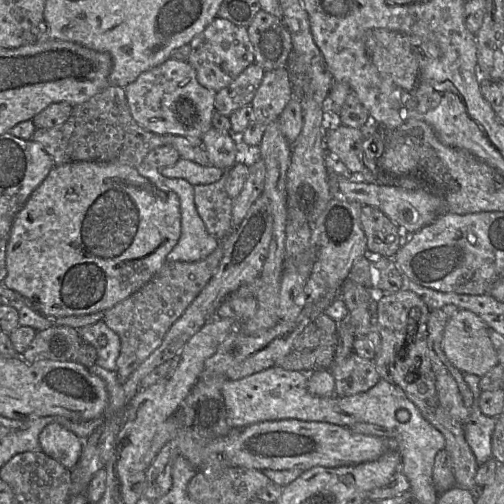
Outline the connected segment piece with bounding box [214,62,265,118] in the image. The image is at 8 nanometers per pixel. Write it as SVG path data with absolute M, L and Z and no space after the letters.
M256 62L250 64L228 86L215 93L215 110L229 118L239 108L251 105L264 73Z

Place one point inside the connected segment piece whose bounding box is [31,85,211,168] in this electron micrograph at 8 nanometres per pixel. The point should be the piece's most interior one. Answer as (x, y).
(102, 129)

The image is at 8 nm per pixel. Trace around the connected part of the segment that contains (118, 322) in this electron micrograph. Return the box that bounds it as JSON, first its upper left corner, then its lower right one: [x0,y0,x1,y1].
[102,242,223,381]

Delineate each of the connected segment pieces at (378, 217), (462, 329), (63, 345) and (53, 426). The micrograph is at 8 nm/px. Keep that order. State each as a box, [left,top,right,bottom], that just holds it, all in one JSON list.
[[361,205,404,259],[442,309,499,377],[24,325,84,363],[39,423,82,469]]

